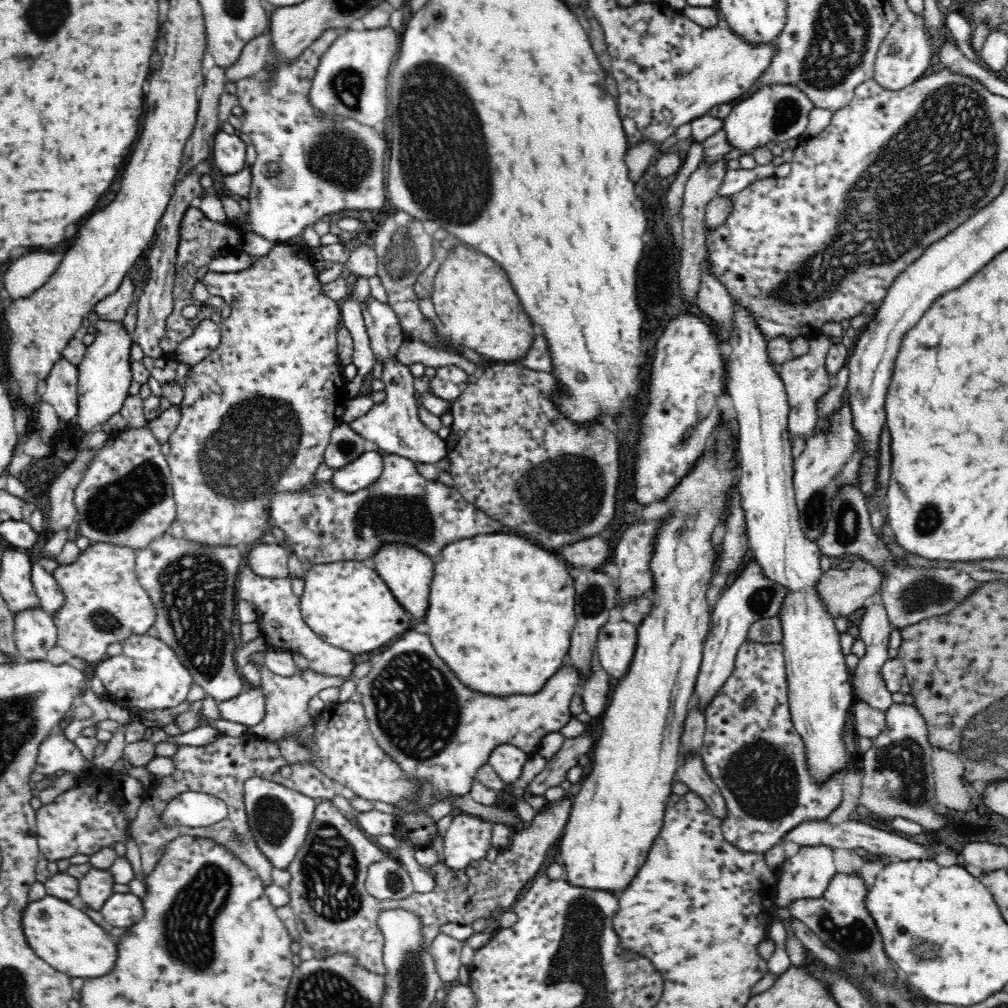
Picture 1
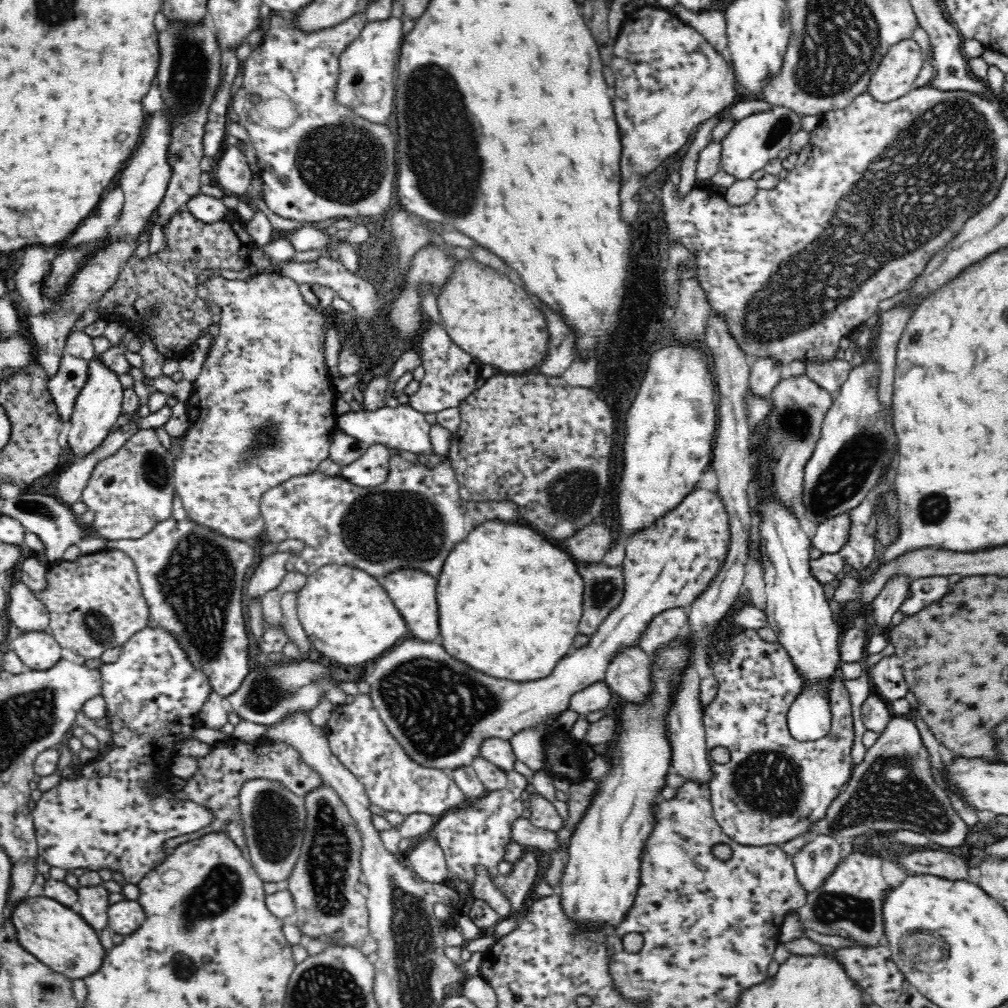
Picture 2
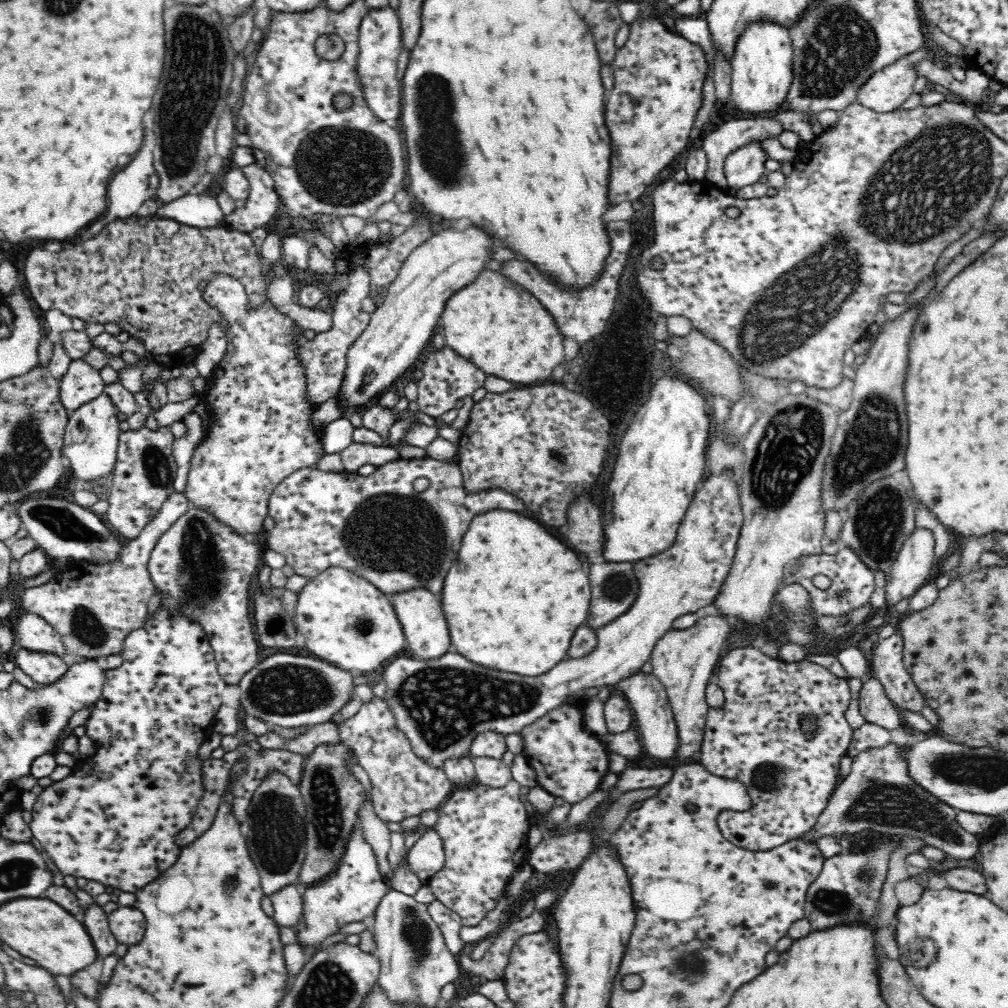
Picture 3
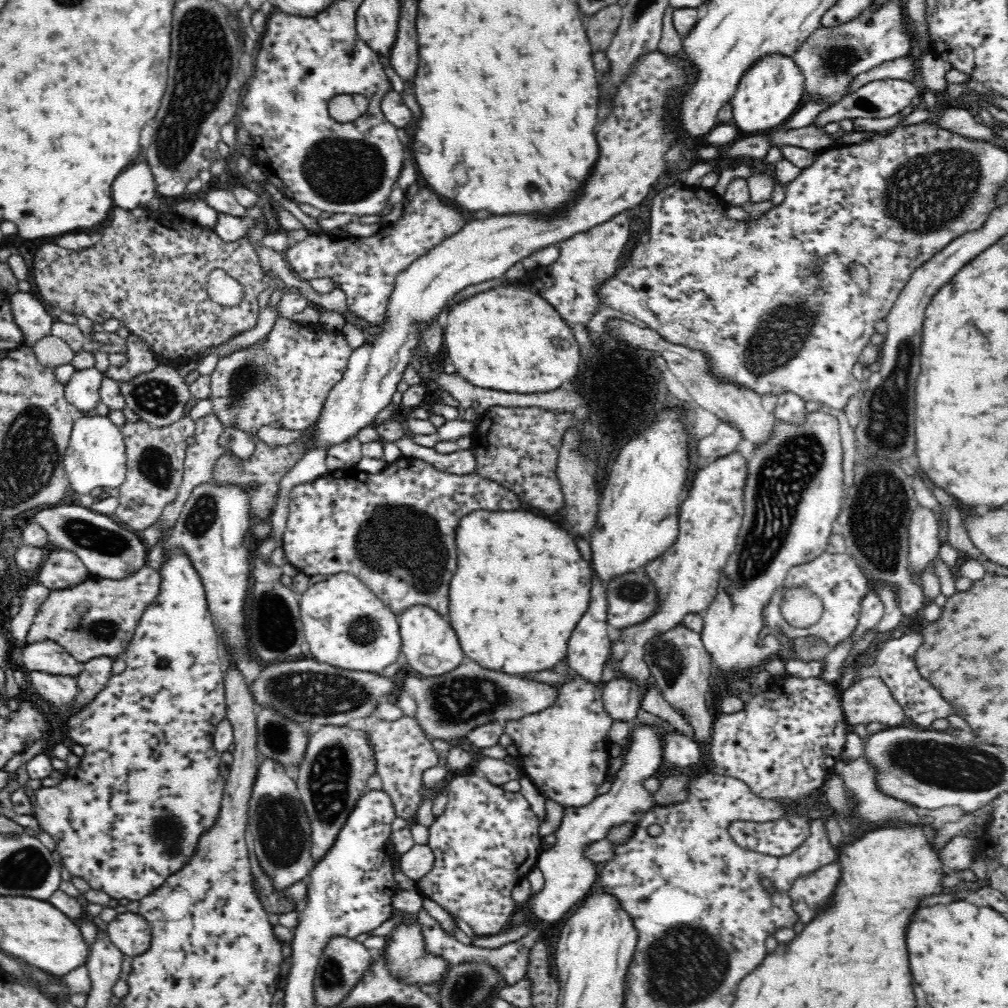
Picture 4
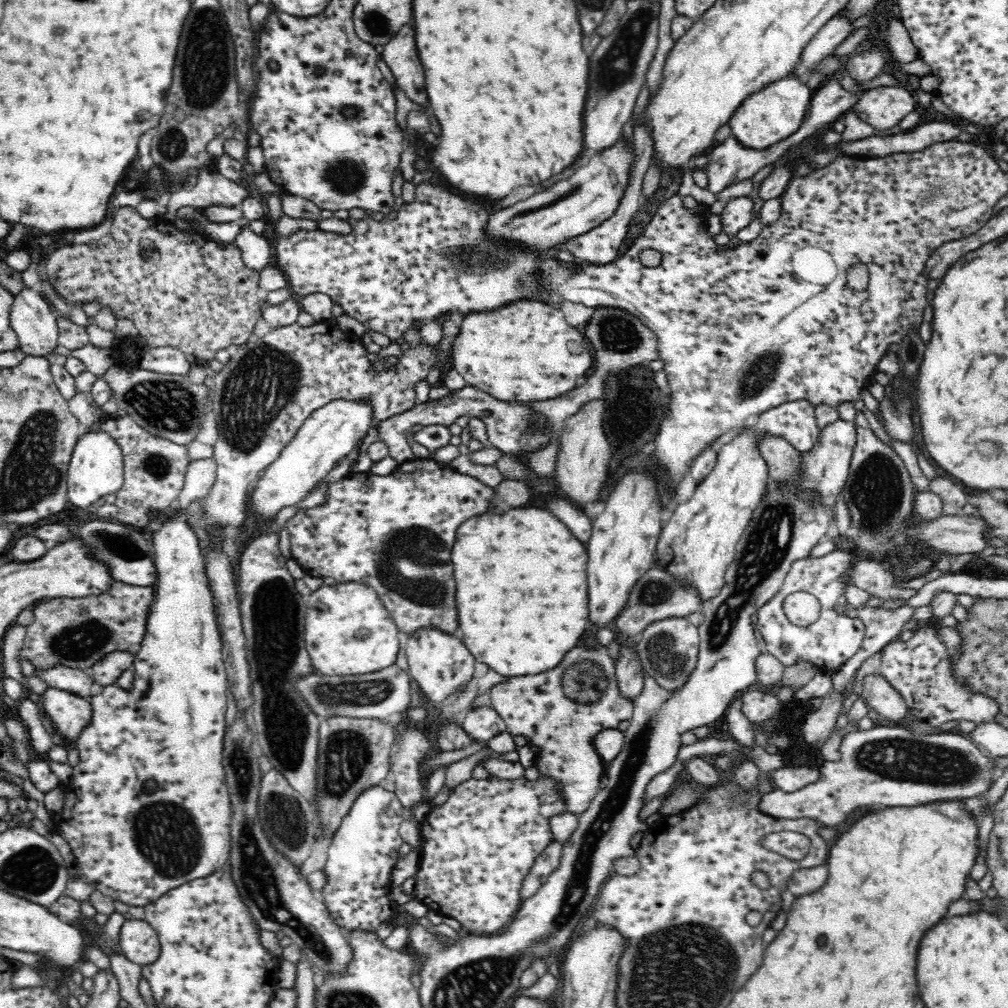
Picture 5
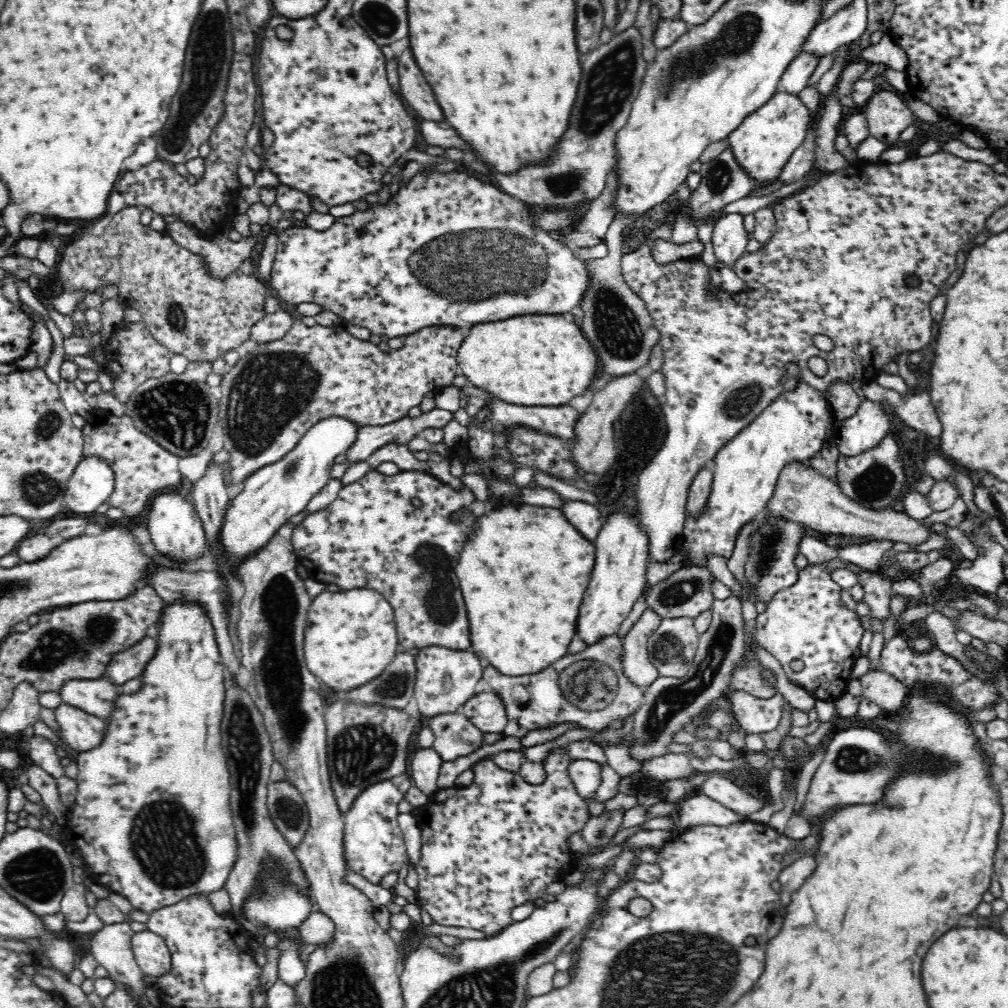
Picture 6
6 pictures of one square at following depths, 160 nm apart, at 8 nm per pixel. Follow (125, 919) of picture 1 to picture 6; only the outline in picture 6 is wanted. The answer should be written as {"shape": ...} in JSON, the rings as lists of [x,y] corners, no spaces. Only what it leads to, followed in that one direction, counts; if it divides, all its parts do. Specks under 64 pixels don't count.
{"shape":[[[152,931],[133,933],[132,950],[145,975],[164,976],[172,966],[171,952],[165,940]]]}

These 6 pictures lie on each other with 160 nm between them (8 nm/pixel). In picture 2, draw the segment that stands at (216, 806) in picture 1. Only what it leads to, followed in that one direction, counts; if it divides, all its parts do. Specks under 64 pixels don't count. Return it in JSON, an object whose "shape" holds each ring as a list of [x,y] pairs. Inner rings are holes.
{"shape":[[[151,626],[142,628],[140,632],[133,634],[124,644],[122,644],[121,653],[117,661],[112,664],[102,665],[99,667],[102,677],[102,692],[101,695],[106,701],[106,714],[108,724],[104,727],[106,734],[110,737],[112,742],[112,748],[107,752],[99,753],[94,760],[88,765],[80,766],[76,771],[74,778],[64,778],[60,780],[57,786],[54,786],[51,790],[44,791],[42,797],[36,802],[36,808],[31,811],[32,820],[35,829],[35,838],[38,844],[39,854],[42,858],[50,864],[50,866],[57,866],[58,868],[64,868],[64,870],[72,871],[75,868],[83,868],[85,871],[100,871],[102,869],[111,870],[111,872],[120,872],[124,877],[126,884],[137,885],[150,871],[153,871],[169,854],[169,850],[166,850],[164,842],[170,838],[177,838],[187,833],[197,832],[202,828],[212,823],[212,811],[206,809],[206,807],[200,807],[198,804],[190,801],[182,801],[178,797],[174,797],[174,793],[171,791],[170,783],[168,782],[169,776],[163,770],[163,766],[172,762],[173,759],[180,755],[176,749],[176,744],[184,743],[187,740],[193,739],[193,732],[200,726],[202,722],[198,718],[202,706],[206,704],[208,696],[213,691],[210,684],[208,675],[201,668],[196,668],[190,657],[187,655],[186,650],[178,642],[178,639],[165,628],[158,626]],[[159,782],[163,789],[157,796],[151,796],[148,794],[148,787],[150,784]]]}

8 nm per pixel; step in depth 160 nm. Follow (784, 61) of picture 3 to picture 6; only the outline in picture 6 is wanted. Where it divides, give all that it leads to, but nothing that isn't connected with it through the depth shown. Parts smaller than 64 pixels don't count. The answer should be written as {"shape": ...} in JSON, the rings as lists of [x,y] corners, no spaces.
{"shape":[[[776,92],[770,100],[763,104],[756,112],[747,116],[740,126],[727,138],[730,150],[740,169],[754,179],[753,190],[779,180],[782,169],[787,165],[788,159],[804,139],[810,126],[814,122],[812,112],[798,99],[796,95],[786,92]]]}

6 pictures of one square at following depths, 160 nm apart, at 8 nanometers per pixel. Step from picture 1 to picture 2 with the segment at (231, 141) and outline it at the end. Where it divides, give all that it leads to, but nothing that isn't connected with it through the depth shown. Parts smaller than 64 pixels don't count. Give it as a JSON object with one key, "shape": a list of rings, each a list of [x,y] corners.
{"shape":[[[227,146],[218,159],[216,178],[219,186],[240,199],[247,199],[253,173],[246,155],[238,148]]]}

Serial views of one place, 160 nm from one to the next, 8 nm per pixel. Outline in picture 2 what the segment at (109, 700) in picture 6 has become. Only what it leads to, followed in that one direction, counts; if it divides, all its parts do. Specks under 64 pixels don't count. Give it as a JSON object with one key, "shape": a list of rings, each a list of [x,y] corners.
{"shape":[[[14,579],[10,589],[10,618],[22,633],[49,632],[49,614],[34,597],[33,590]]]}

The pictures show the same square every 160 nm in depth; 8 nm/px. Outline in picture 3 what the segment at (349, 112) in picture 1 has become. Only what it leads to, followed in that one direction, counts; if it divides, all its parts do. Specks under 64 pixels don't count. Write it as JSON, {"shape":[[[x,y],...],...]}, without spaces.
{"shape":[[[388,6],[384,8],[369,8],[367,17],[359,28],[359,61],[357,71],[364,87],[365,96],[371,111],[391,127],[396,127],[401,117],[402,91],[400,82],[396,79],[398,70],[398,56],[402,52],[402,29],[396,9]]]}

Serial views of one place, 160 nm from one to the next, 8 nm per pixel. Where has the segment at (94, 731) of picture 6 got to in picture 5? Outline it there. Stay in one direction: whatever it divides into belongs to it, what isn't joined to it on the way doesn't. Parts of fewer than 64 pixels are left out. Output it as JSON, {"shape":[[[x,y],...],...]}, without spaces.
{"shape":[[[52,687],[46,689],[40,707],[43,715],[52,722],[57,734],[68,742],[76,742],[92,720],[91,701]]]}

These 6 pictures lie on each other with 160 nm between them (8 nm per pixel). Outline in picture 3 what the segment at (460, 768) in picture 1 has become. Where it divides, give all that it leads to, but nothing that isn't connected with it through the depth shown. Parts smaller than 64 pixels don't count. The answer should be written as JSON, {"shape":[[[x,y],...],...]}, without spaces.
{"shape":[[[732,467],[710,474],[706,480],[700,482],[678,527],[675,543],[662,554],[633,564],[639,585],[637,599],[628,612],[596,630],[598,644],[584,658],[560,661],[554,668],[538,676],[520,676],[472,664],[464,656],[450,652],[440,659],[429,661],[416,659],[414,656],[396,656],[391,664],[383,668],[382,682],[388,688],[387,705],[397,720],[398,730],[406,733],[413,751],[420,758],[425,758],[431,766],[442,769],[446,760],[469,756],[470,744],[481,732],[493,730],[503,735],[518,733],[526,724],[532,724],[534,720],[560,706],[578,690],[605,685],[613,687],[642,670],[650,660],[655,644],[673,628],[673,622],[679,616],[694,613],[703,606],[714,603],[722,582],[730,572],[743,525],[738,486],[738,473],[734,473]]]}

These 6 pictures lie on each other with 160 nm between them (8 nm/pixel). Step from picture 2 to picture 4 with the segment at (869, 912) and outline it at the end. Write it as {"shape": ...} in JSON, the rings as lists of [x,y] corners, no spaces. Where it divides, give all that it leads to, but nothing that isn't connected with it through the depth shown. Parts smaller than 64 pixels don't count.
{"shape":[[[836,862],[794,880],[788,892],[800,922],[808,924],[818,910],[831,904],[840,874],[840,865]]]}

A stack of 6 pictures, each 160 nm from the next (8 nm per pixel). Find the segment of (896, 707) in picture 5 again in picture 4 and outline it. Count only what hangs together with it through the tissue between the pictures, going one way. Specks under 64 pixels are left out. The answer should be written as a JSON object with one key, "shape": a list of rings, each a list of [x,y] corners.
{"shape":[[[880,677],[863,678],[845,689],[841,703],[842,714],[849,727],[872,721],[894,727],[906,720],[904,709]]]}

